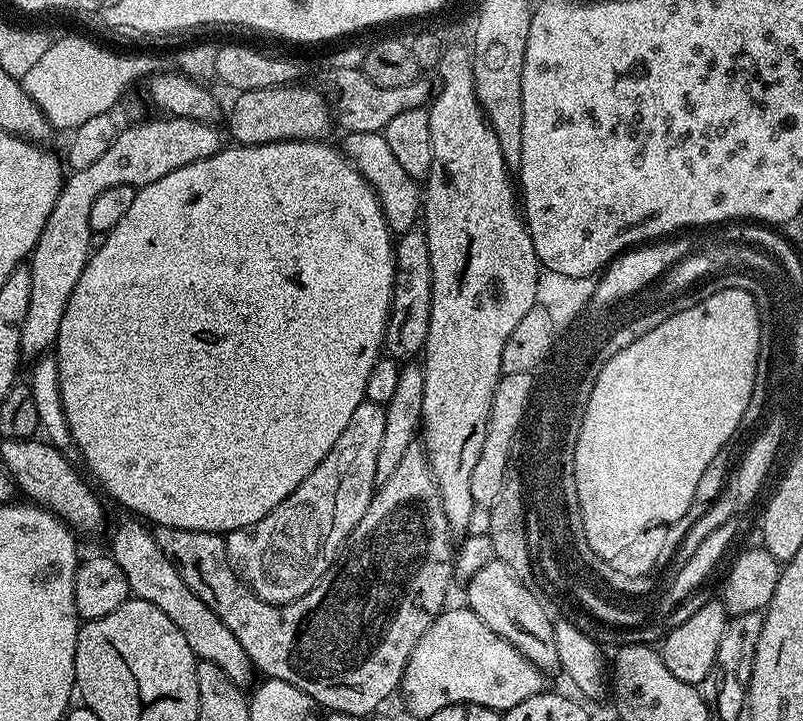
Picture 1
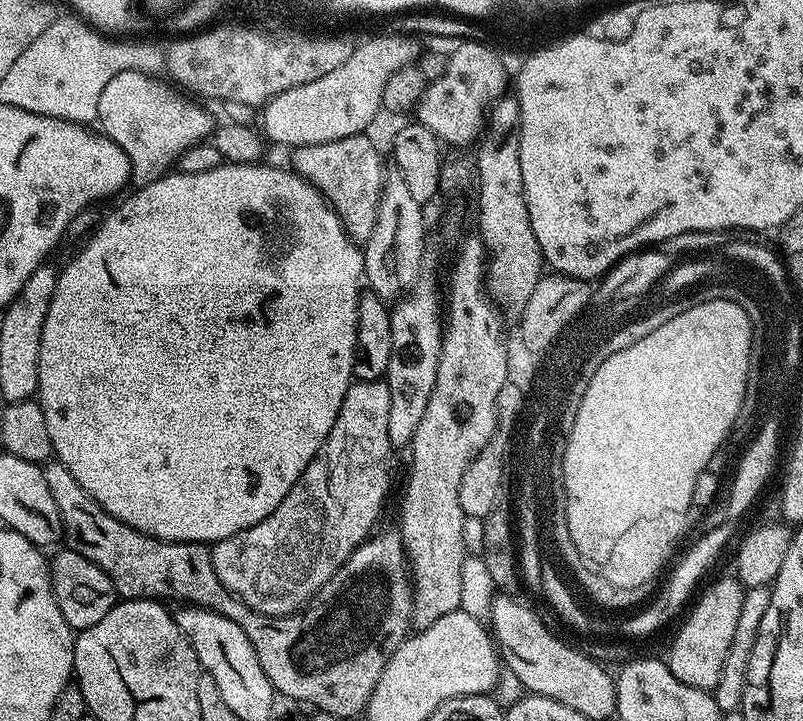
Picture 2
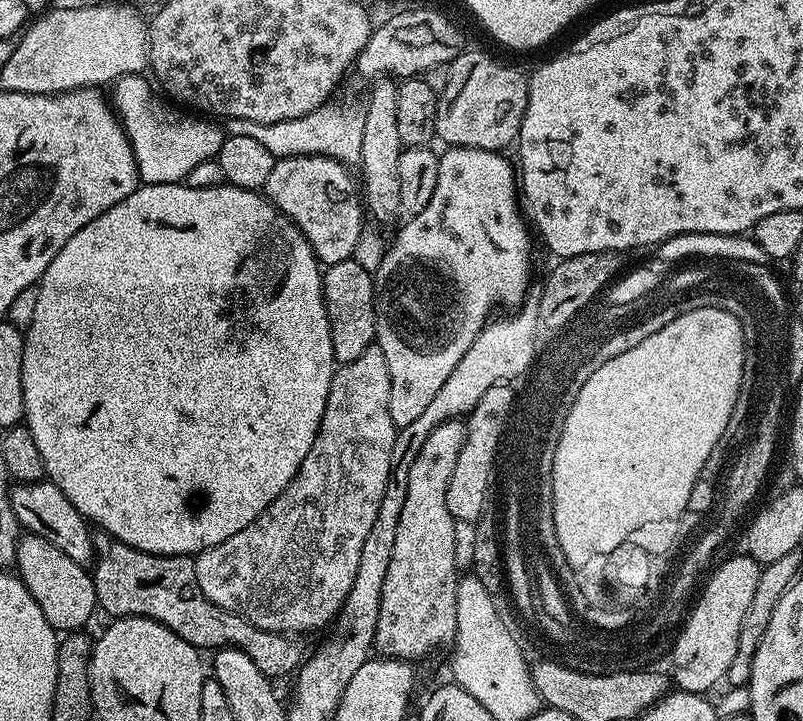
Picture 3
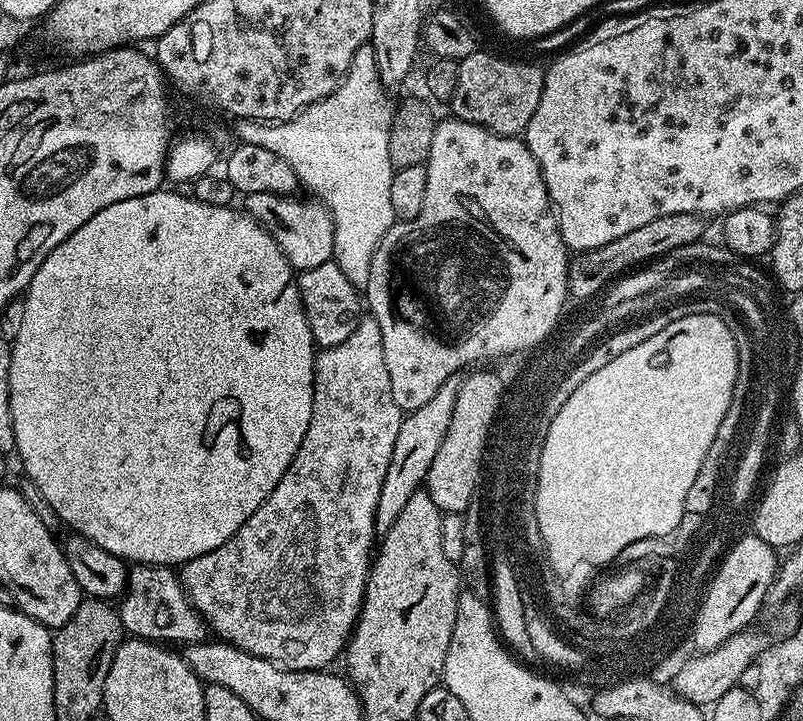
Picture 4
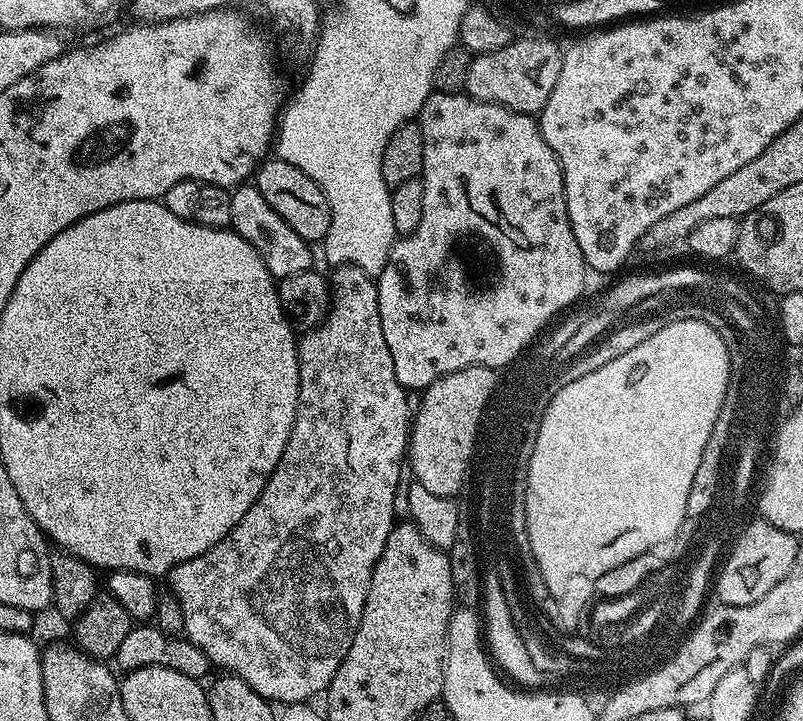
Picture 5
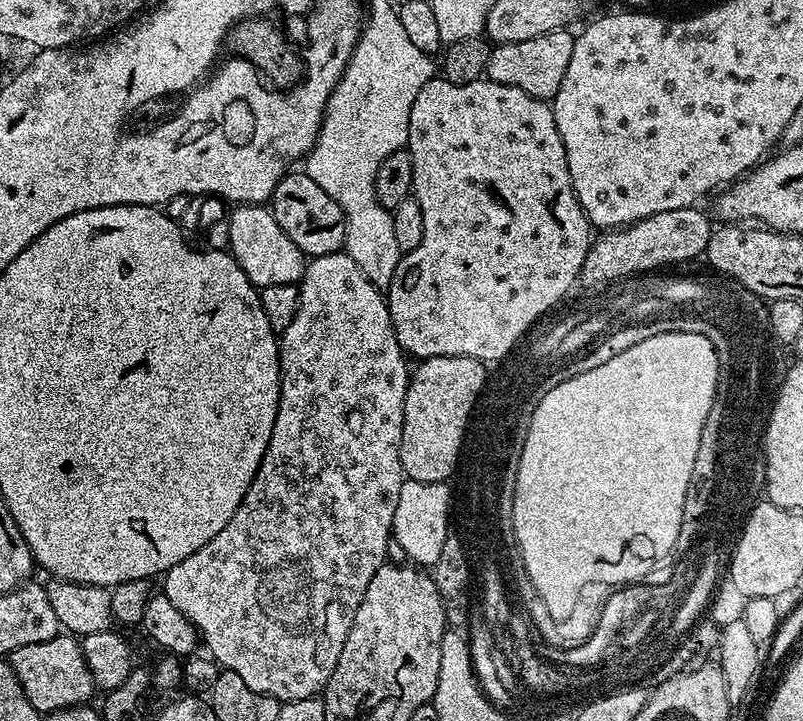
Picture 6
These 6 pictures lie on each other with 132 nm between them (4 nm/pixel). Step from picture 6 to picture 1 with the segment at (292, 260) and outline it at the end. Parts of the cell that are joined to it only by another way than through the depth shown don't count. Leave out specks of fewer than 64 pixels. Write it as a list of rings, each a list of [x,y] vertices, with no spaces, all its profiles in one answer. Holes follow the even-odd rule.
[[[350,132],[343,138],[345,140],[342,148],[348,159],[376,189],[389,229],[396,234],[413,231],[422,216],[422,188],[418,181],[410,178],[410,174],[406,174],[406,170],[402,170],[398,158],[394,158],[394,154],[390,151],[390,146],[386,146],[384,133]]]

